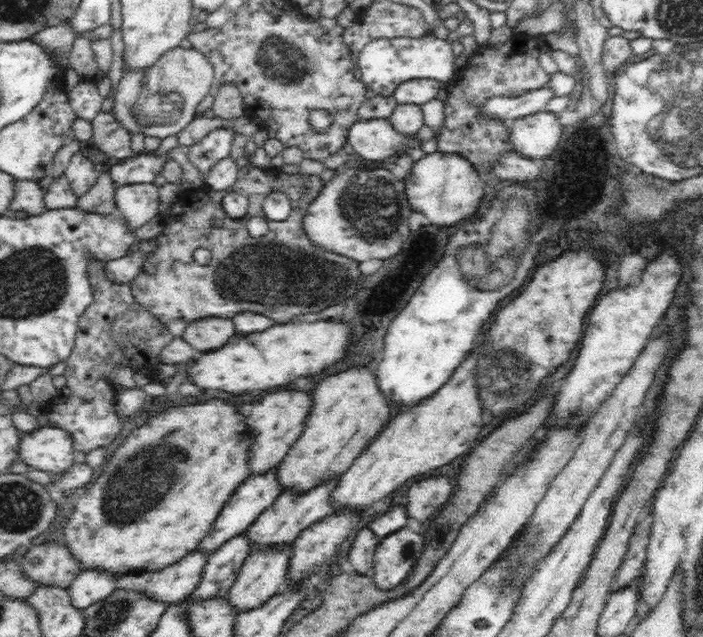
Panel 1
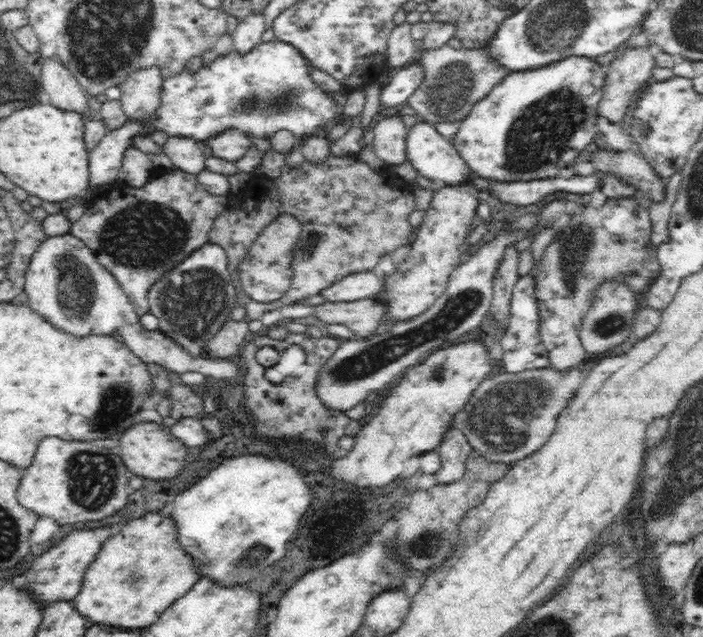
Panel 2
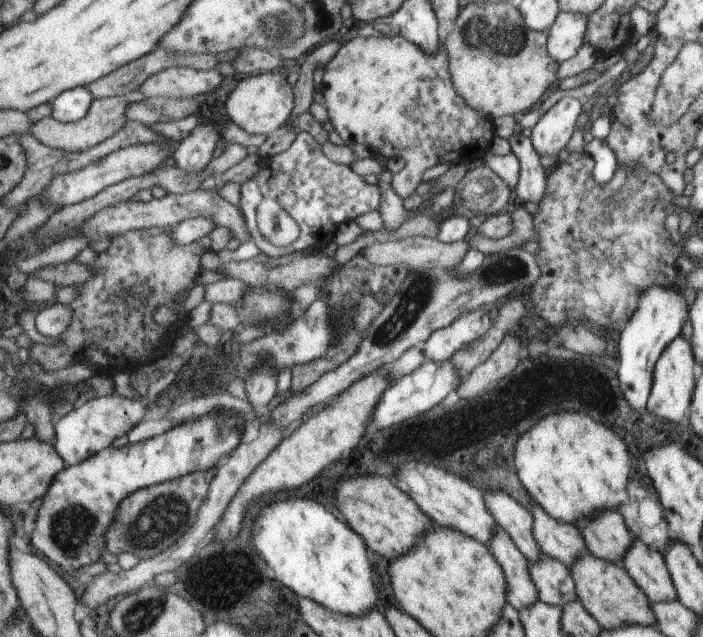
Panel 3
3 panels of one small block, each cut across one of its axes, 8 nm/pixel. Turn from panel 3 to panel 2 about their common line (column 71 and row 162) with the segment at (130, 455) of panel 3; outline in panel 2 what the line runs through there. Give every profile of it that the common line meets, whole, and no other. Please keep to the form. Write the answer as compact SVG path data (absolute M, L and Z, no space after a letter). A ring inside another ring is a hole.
M572 53L515 71L511 70L497 82L458 123L455 147L468 163L468 168L482 178L505 183L554 178L562 168L573 164L578 154L598 134L598 106L608 79L607 65L600 64L594 55Z

